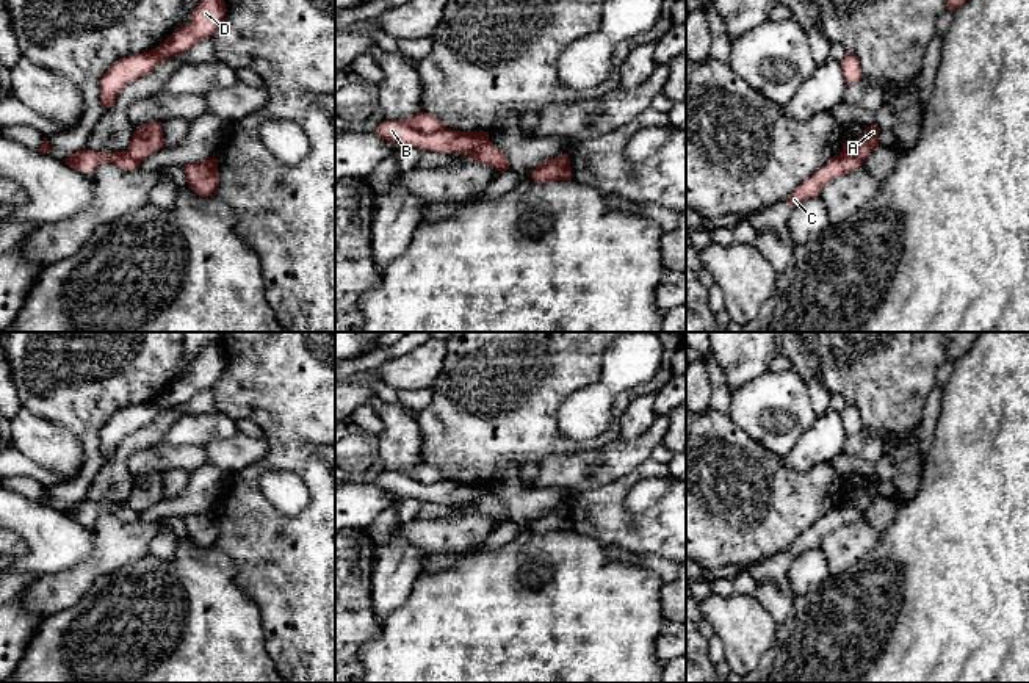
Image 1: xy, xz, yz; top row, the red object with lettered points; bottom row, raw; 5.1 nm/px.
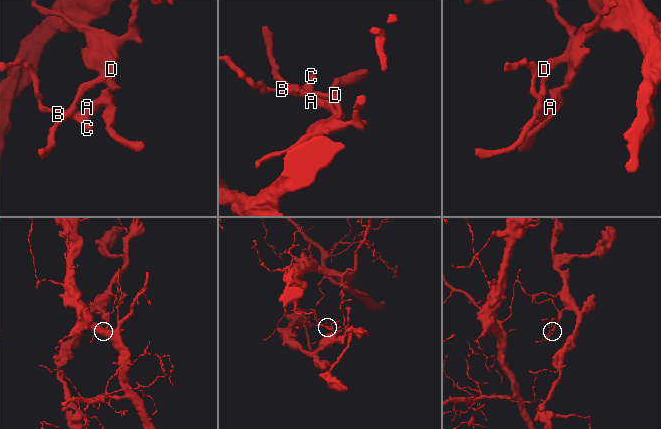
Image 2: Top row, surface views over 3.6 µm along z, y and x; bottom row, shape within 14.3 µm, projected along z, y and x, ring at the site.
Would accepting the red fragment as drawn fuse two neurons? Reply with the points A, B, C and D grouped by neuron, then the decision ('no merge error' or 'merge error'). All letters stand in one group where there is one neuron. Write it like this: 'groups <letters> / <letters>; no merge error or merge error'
groups A / B C D; merge error

